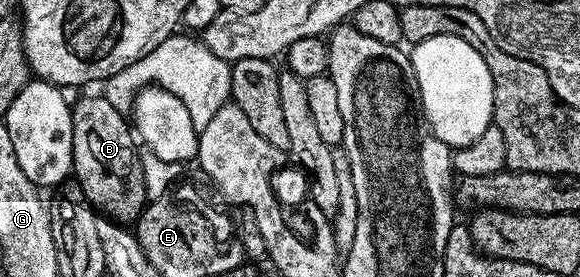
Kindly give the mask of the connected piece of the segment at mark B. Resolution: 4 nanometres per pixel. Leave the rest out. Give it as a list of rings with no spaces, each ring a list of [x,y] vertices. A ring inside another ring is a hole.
[[[103,94],[83,96],[79,101],[74,101],[71,104],[71,117],[73,118],[71,167],[74,179],[81,186],[85,198],[91,203],[92,208],[108,217],[120,222],[138,221],[139,215],[149,201],[143,173],[143,156],[137,147],[137,136],[128,117],[118,112],[113,102],[109,102]]]

